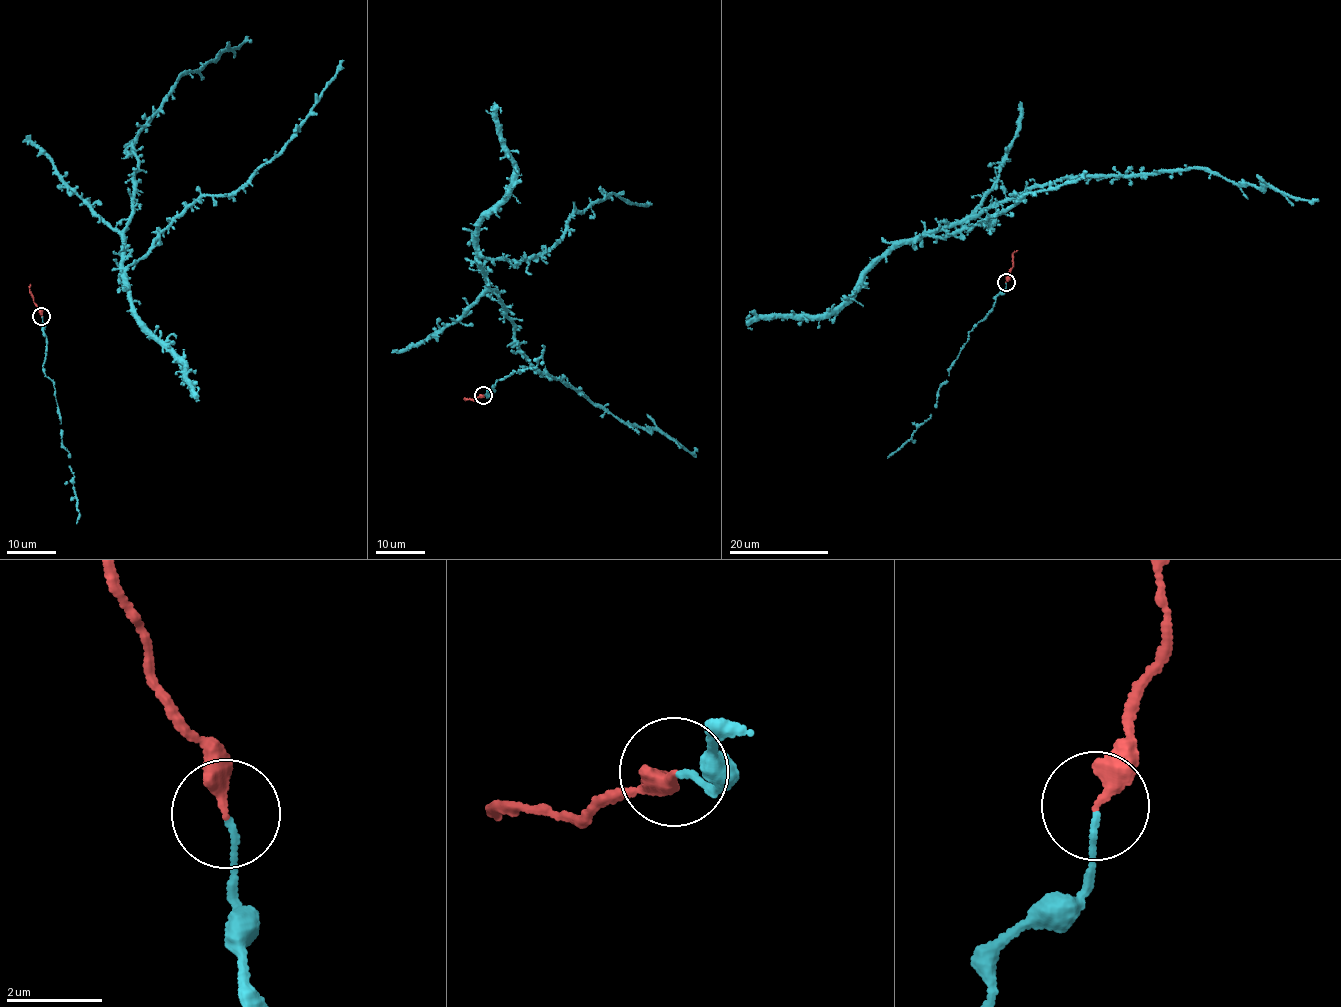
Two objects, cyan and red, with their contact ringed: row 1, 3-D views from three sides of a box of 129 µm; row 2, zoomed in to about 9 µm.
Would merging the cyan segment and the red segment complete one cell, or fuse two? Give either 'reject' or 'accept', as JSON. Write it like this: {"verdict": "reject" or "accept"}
{"verdict": "accept"}

